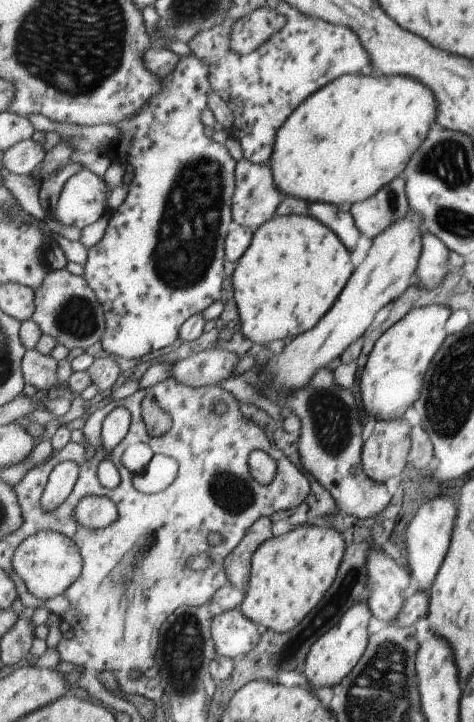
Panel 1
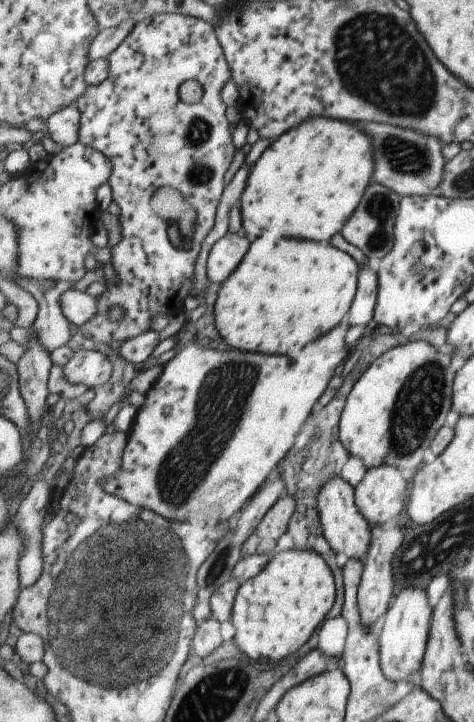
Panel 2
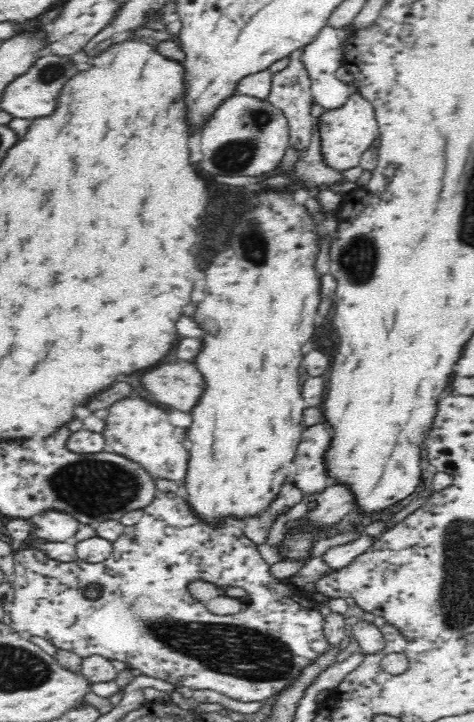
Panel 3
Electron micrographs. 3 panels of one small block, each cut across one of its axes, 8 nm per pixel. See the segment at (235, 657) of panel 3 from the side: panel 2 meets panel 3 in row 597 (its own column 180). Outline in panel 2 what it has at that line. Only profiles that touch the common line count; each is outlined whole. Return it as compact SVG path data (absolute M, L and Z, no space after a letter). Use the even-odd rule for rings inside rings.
M167 13L152 16L148 19L143 19L141 22L136 23L131 36L111 53L109 57L110 73L109 78L104 80L101 84L90 85L86 93L76 101L81 112L81 128L79 129L79 141L85 146L96 148L99 151L103 151L105 156L109 157L109 160L113 164L113 172L111 178L109 178L109 185L112 190L112 198L119 206L120 212L120 227L122 230L121 242L117 246L110 248L111 260L109 263L115 270L115 283L104 282L105 292L101 296L97 296L99 300L99 310L97 310L97 316L91 318L87 324L83 324L80 327L80 331L85 338L100 342L101 344L109 344L111 341L117 341L119 343L129 342L129 340L136 339L137 336L141 336L144 332L150 329L151 321L153 317L157 315L173 316L183 308L183 302L185 298L193 294L193 288L197 284L197 260L200 259L201 247L204 246L204 240L208 238L209 234L215 226L215 216L219 211L219 202L222 200L223 190L227 184L225 184L225 174L229 170L229 162L233 160L233 134L229 126L229 118L227 118L227 104L223 100L223 88L225 84L232 78L232 67L228 63L225 56L224 45L220 43L220 37L217 36L216 28L211 22L205 20L204 17L193 16L189 14L177 14ZM189 80L196 80L205 88L205 98L197 104L185 104L181 100L181 84L183 82L189 82ZM161 188L177 188L183 198L187 200L190 206L195 208L197 212L197 230L195 230L195 236L190 238L185 246L173 244L171 236L169 236L169 226L173 224L173 221L167 221L161 218L152 208L152 198L155 196L155 192L159 192ZM115 306L121 306L125 310L125 318L123 320L113 320L113 308Z

